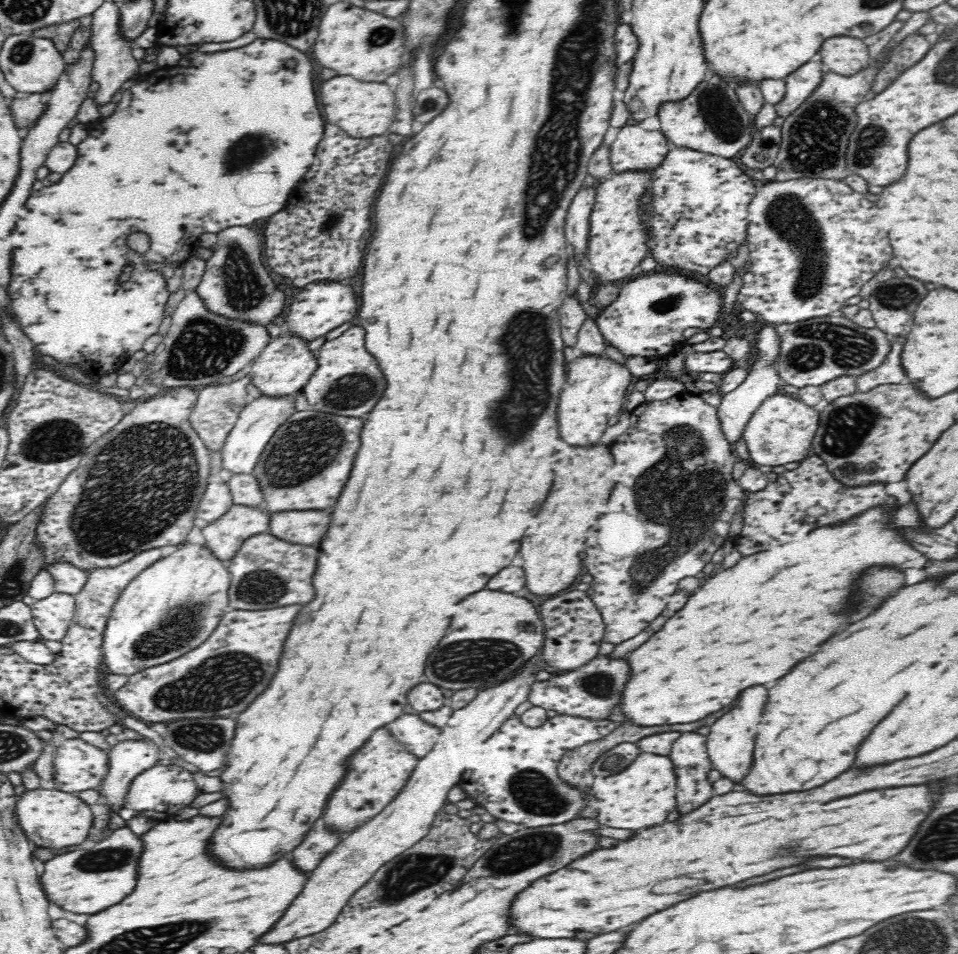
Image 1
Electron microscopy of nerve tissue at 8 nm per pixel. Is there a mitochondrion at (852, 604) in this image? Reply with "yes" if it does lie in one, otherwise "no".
no

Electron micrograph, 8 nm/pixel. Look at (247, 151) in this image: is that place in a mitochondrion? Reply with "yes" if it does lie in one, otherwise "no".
yes

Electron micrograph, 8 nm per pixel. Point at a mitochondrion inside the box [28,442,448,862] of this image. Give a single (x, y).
(221, 684)

